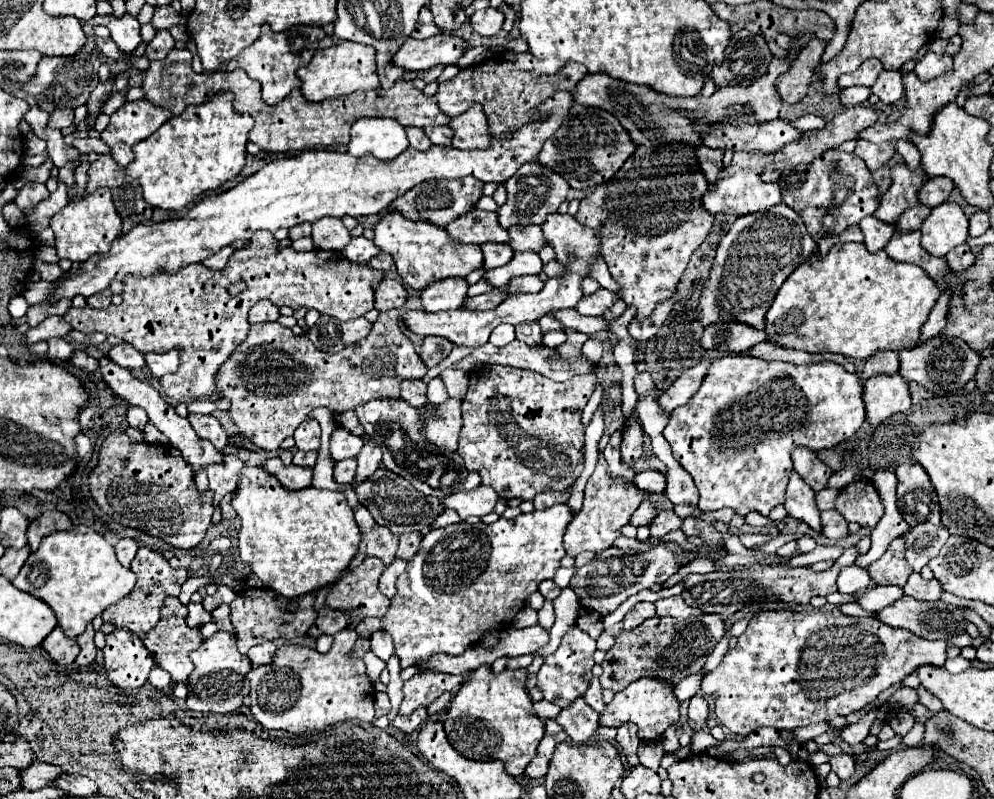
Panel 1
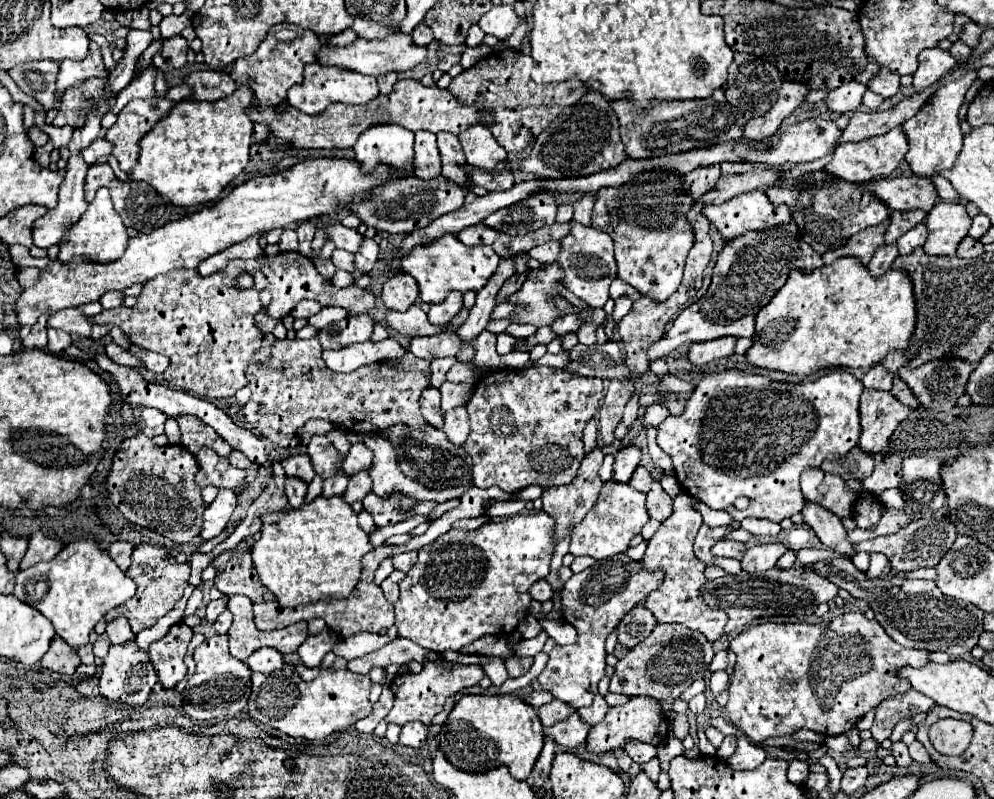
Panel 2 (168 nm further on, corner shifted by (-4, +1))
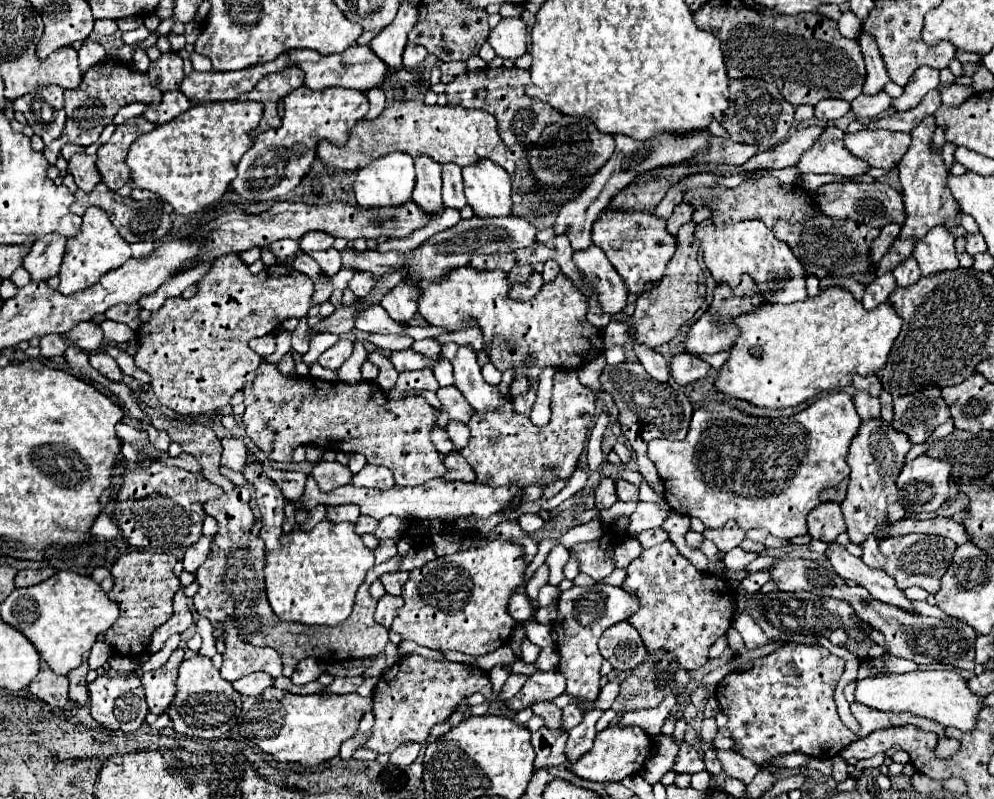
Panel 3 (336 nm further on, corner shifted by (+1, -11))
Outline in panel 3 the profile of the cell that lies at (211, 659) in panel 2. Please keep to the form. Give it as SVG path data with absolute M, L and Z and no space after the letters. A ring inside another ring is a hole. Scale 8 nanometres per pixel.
M195 654L191 658L185 658L179 666L177 674L177 694L167 710L173 730L179 736L187 738L221 738L223 728L227 728L227 722L231 726L231 720L235 720L241 712L241 696L233 692L231 682L225 682L219 674L219 670L213 668L211 660Z

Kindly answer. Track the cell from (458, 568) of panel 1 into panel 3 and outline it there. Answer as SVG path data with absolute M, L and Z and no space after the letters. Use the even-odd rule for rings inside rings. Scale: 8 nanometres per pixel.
M493 540L473 550L435 558L425 566L409 572L409 580L403 592L405 606L401 608L391 630L401 634L403 640L413 640L433 650L457 650L471 656L483 656L495 652L499 646L509 642L511 630L515 626L515 620L507 614L507 602L509 596L515 592L515 588L523 584L525 568L527 566L523 560L523 548L503 540Z

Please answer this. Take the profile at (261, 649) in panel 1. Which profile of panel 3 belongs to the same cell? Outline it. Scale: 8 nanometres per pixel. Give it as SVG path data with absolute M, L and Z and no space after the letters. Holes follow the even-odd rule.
M253 672L237 682L233 682L233 688L241 694L241 696L259 696L267 686L273 684L271 676L265 676L265 672Z

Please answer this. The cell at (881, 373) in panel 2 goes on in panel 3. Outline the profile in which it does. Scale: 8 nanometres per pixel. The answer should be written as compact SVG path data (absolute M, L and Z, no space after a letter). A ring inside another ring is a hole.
M857 392L853 396L853 404L861 418L879 418L879 398L869 396L867 392Z

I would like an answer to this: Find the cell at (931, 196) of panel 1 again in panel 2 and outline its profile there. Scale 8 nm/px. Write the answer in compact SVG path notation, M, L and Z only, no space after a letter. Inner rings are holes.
M910 176L910 178L888 178L880 182L864 182L862 188L872 190L886 206L892 210L914 210L920 208L930 212L940 200L930 178Z

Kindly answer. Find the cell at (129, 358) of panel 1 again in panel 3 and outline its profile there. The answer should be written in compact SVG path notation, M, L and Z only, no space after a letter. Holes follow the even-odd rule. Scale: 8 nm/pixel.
M95 352L95 354L91 354L89 356L89 364L101 374L101 376L105 376L105 378L109 378L109 380L113 380L113 382L119 382L121 380L121 370L117 368L117 362L109 356L109 354L105 354L105 352Z

